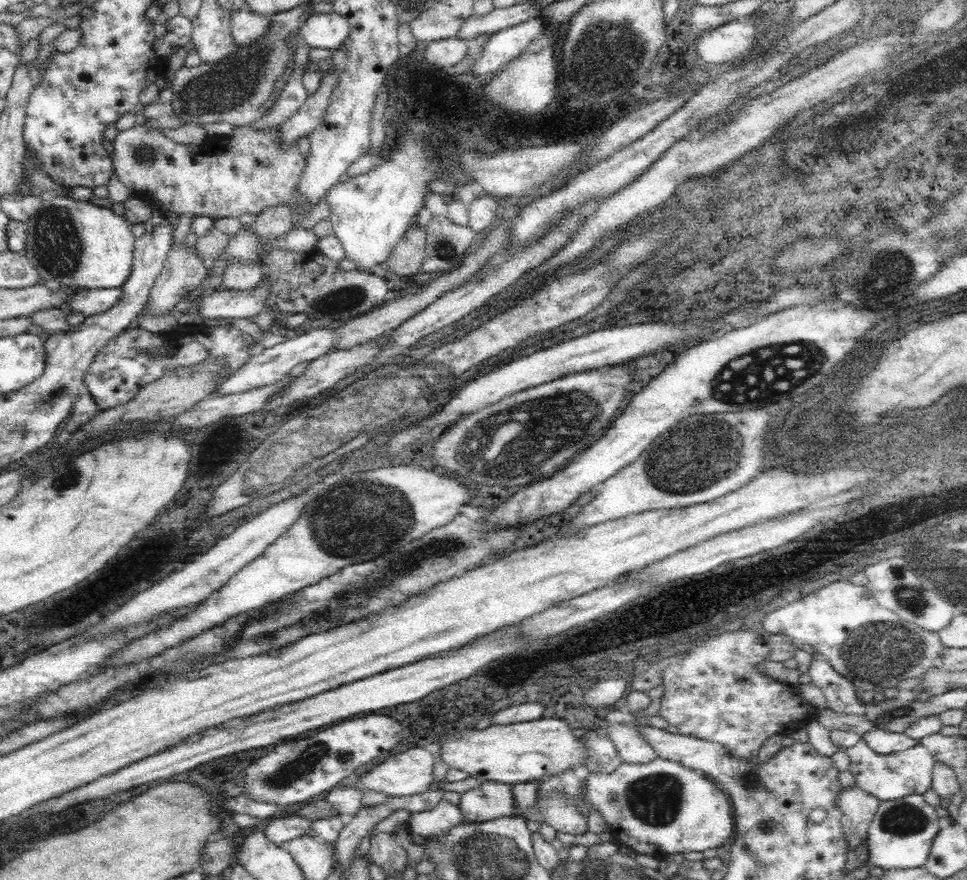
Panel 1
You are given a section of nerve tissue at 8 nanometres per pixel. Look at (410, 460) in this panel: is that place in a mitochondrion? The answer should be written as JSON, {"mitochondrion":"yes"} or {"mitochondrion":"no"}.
{"mitochondrion":"no"}

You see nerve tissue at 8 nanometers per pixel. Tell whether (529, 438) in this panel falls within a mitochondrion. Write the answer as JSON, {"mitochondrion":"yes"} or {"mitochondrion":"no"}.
{"mitochondrion":"yes"}

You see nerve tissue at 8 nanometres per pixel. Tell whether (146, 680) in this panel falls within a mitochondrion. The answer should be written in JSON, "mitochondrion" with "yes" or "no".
{"mitochondrion":"no"}

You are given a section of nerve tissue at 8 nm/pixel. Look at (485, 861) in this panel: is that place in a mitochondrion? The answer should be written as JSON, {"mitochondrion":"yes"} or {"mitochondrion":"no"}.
{"mitochondrion":"yes"}

